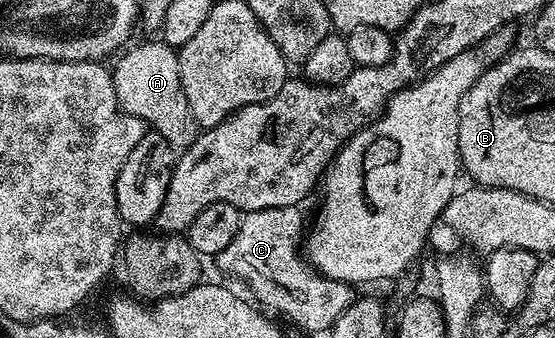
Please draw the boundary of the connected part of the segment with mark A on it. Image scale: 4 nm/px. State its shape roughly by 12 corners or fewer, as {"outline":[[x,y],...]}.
{"outline":[[131,44],[112,65],[124,111],[175,151],[200,130],[178,50]]}

